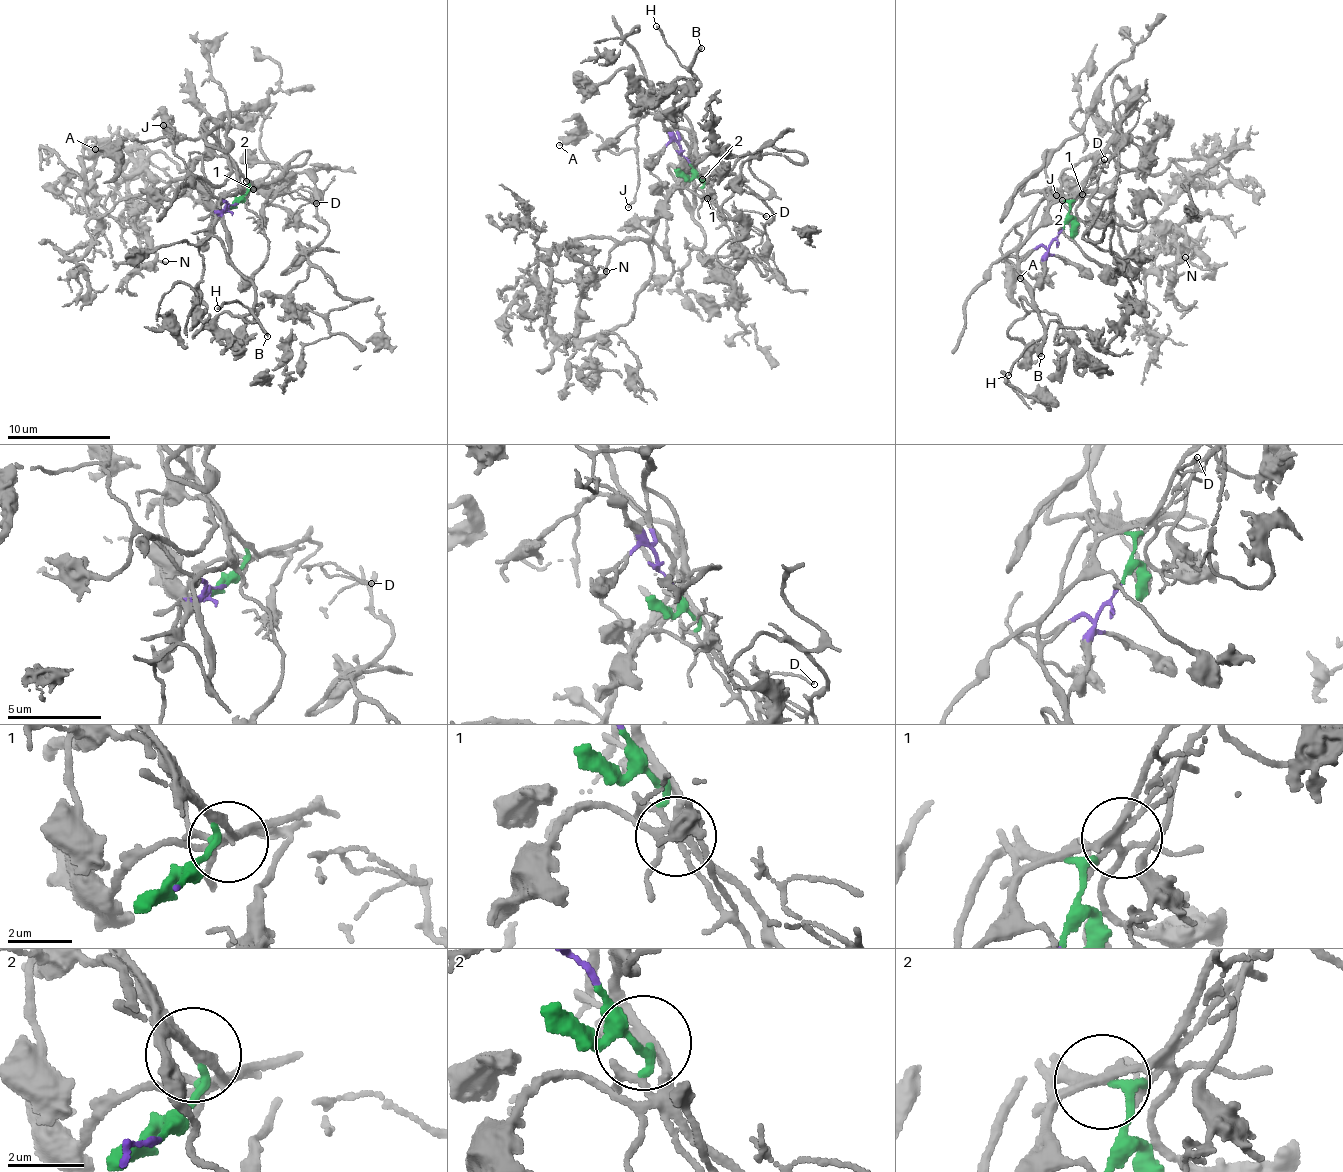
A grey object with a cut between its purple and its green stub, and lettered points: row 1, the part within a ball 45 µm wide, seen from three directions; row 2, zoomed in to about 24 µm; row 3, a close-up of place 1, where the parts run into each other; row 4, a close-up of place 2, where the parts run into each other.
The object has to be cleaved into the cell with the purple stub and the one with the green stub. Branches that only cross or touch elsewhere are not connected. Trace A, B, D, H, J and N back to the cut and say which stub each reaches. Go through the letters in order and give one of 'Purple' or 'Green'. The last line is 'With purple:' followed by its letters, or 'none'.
A: Purple
B: Purple
D: Green
H: Purple
J: Purple
N: Green
With purple: A, B, H, J

